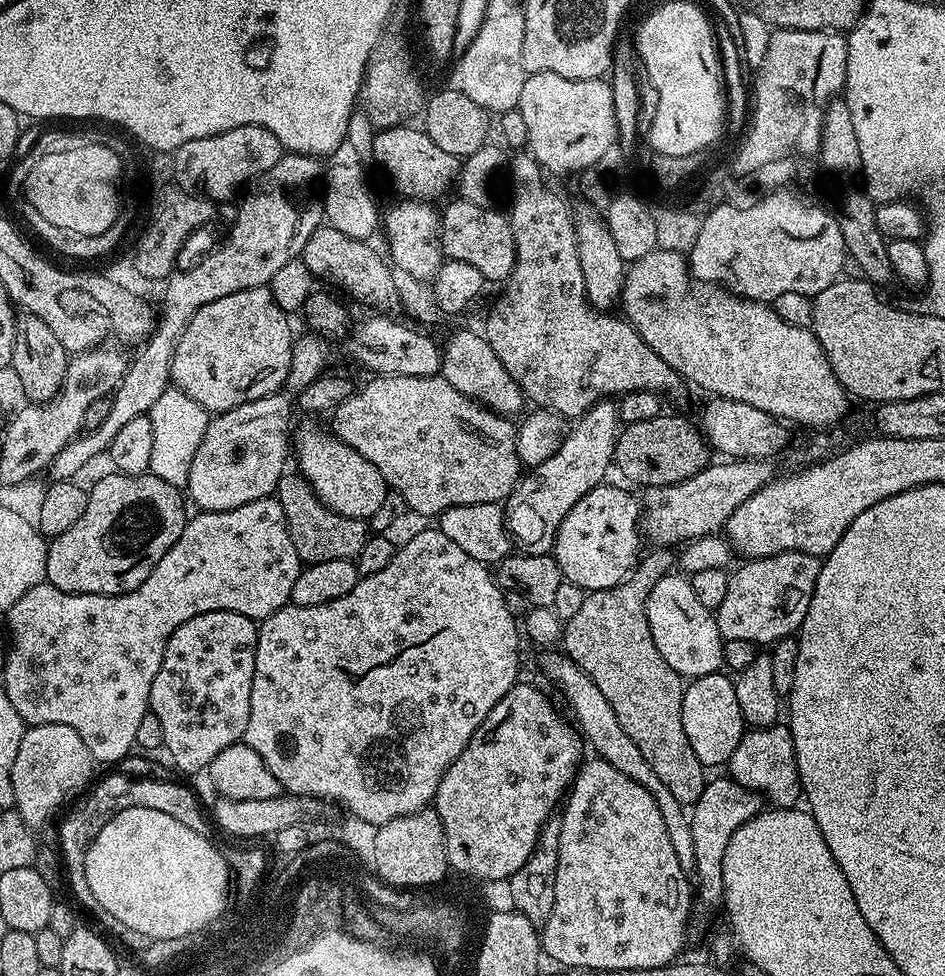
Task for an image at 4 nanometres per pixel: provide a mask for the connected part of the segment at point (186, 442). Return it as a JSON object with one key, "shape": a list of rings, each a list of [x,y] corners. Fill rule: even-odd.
{"shape":[[[170,386],[162,394],[162,398],[154,402],[147,416],[154,430],[148,472],[162,478],[162,482],[170,482],[170,486],[183,489],[190,478],[190,462],[194,462],[194,454],[198,454],[198,446],[202,446],[202,434],[206,434],[208,429],[210,413],[198,402],[194,402],[190,394]]]}

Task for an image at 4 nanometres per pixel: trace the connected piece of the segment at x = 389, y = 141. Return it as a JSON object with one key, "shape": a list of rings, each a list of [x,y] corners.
{"shape":[[[399,126],[381,128],[371,137],[372,156],[380,168],[396,183],[403,197],[425,202],[436,202],[439,196],[449,195],[448,187],[457,183],[461,161],[454,154],[446,154],[419,127]]]}

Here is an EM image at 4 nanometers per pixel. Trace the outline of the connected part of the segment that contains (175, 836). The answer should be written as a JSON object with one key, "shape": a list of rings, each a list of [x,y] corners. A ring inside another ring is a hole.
{"shape":[[[143,806],[122,810],[104,823],[88,848],[84,869],[91,893],[123,926],[130,926],[130,930],[141,934],[152,932],[154,939],[174,939],[179,932],[186,934],[192,927],[205,924],[224,904],[224,875],[230,867],[229,857],[220,853],[202,833],[182,826],[178,818],[170,818],[170,814],[162,814],[162,810]]]}

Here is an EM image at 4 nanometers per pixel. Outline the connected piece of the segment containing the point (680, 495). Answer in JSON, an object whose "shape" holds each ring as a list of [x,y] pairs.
{"shape":[[[728,458],[720,463],[724,464],[709,463],[707,468],[703,468],[698,474],[694,474],[694,478],[684,480],[681,484],[650,488],[643,493],[642,504],[646,509],[646,540],[647,543],[649,540],[649,545],[680,546],[685,542],[696,540],[700,536],[719,533],[727,525],[730,514],[734,514],[734,510],[738,510],[738,506],[742,506],[742,502],[746,502],[746,498],[750,498],[758,490],[762,490],[762,486],[766,486],[774,479],[772,460]]]}

